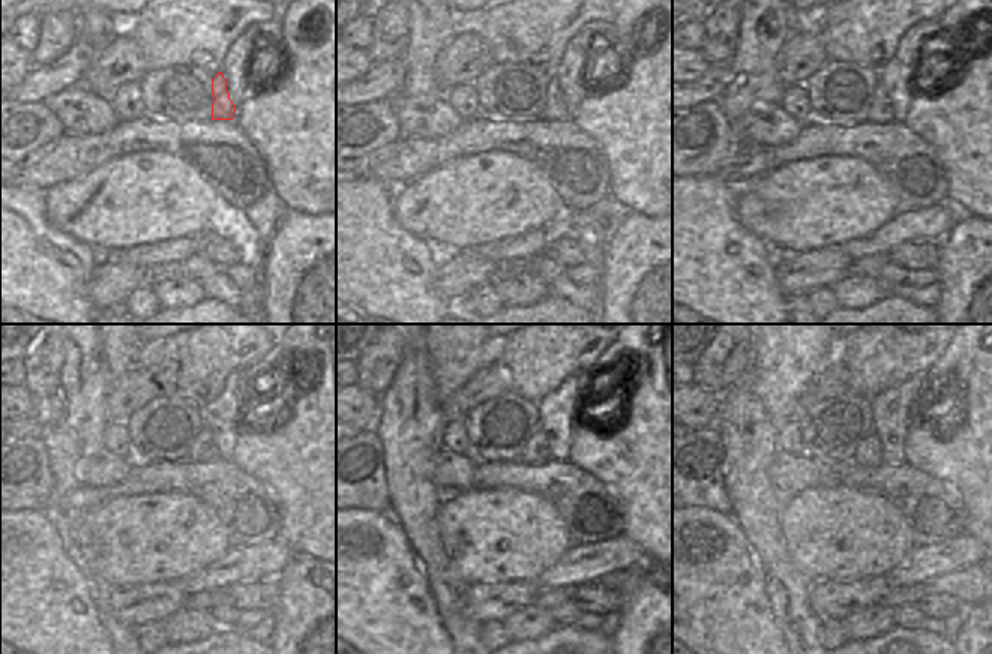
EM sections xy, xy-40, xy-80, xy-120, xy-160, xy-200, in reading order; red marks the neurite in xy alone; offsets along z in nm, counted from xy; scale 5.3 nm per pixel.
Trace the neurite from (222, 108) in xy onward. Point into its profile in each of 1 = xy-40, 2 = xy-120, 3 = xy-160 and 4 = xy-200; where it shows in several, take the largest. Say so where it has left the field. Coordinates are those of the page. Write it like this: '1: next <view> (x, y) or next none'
1: next xy-40 (554, 108)
2: next xy-120 (203, 449)
3: next xy-160 (536, 452)
4: next xy-200 (868, 455)

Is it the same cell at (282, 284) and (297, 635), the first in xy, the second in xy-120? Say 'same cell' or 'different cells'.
same cell

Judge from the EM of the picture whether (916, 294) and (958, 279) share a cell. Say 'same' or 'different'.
different

